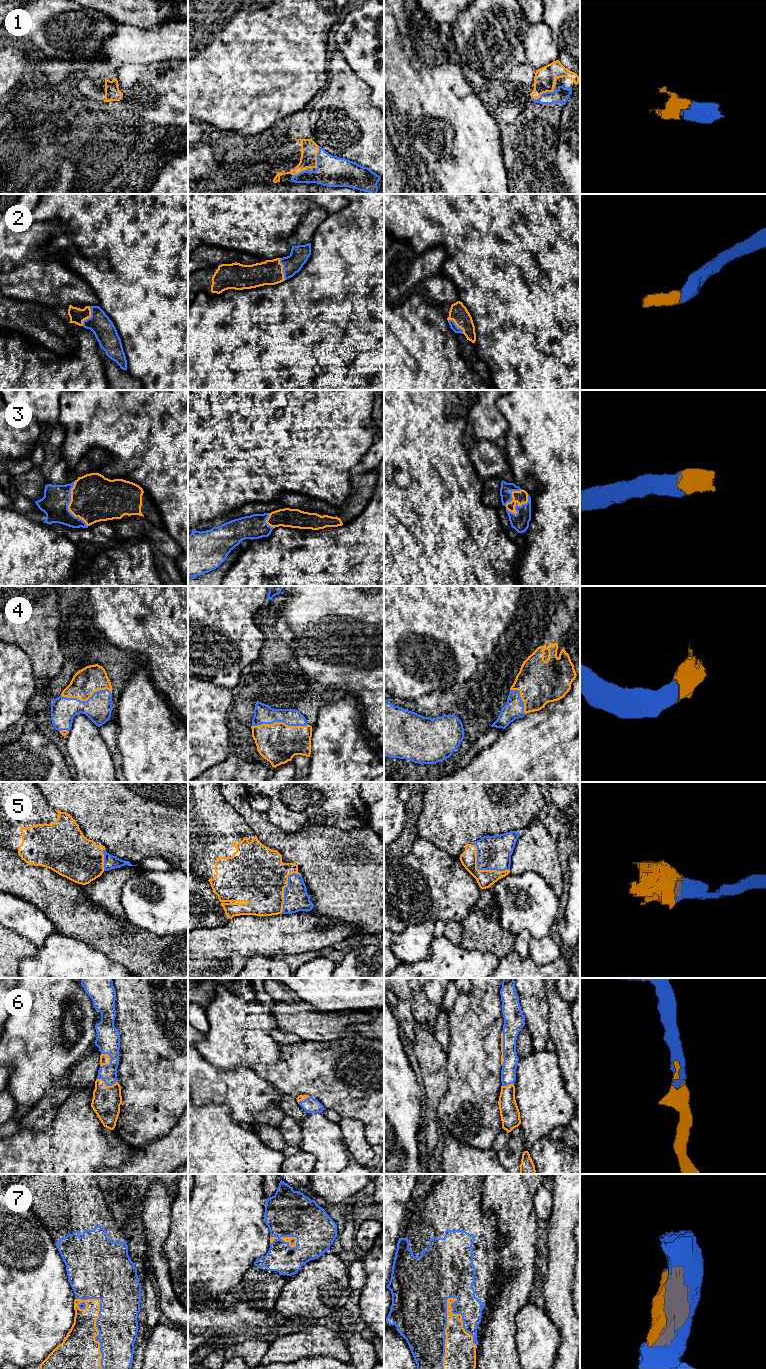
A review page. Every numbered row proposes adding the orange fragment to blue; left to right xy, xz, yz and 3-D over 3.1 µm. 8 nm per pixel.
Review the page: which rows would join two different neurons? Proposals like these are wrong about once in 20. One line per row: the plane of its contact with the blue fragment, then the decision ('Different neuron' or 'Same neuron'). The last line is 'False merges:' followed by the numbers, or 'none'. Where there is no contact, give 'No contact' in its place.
1: Touches blue in yz. Same neuron
2: Touches blue in xy. Same neuron
3: Touches blue in xy. Same neuron
4: Touches blue in xz. Same neuron
5: Touches blue in yz. Same neuron
6: Touches blue in yz. Same neuron
7: Touches blue in yz. Same neuron
False merges: none

